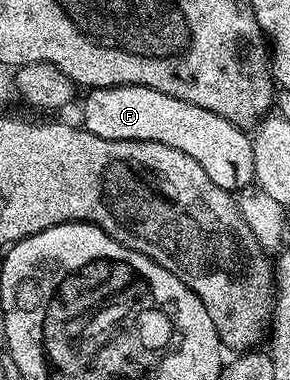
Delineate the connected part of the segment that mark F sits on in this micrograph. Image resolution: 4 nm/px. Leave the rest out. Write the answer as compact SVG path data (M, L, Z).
M101 86L90 91L91 94L83 102L82 129L93 132L93 136L101 136L101 140L149 140L157 144L169 144L169 148L177 148L177 152L185 152L185 156L193 156L205 168L205 176L217 184L217 188L238 192L252 185L255 180L253 168L253 148L251 138L240 127L229 120L209 112L205 108L197 108L197 104L189 104L185 100L177 100L165 92L157 92L148 86Z

